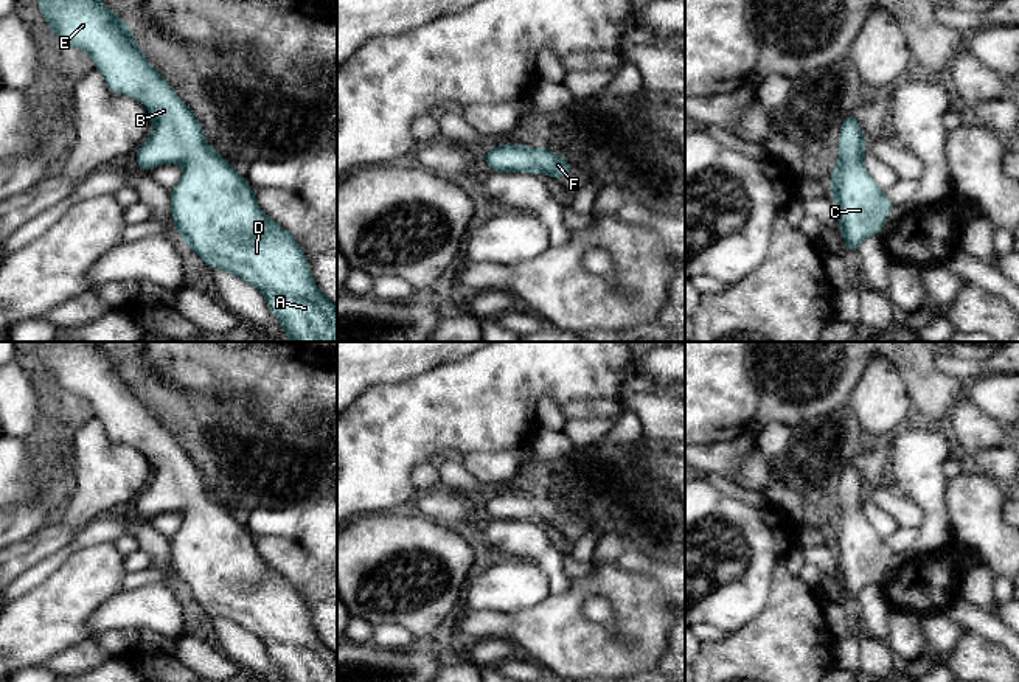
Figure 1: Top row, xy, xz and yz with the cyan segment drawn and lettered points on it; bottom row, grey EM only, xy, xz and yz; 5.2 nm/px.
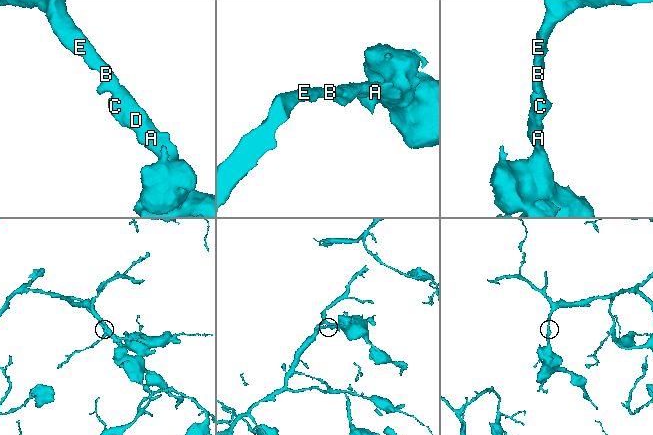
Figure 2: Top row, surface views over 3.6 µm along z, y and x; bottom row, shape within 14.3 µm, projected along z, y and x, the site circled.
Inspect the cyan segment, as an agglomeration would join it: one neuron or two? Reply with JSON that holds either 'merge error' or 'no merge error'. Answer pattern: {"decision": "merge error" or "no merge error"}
{"decision": "no merge error"}

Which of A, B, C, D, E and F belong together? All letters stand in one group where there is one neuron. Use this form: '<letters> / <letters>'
A B C D E F

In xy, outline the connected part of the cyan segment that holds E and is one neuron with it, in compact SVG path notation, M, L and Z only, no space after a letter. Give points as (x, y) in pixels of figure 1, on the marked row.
M37 0L37 6L43 20L65 45L90 54L95 70L104 76L113 93L135 98L149 112L154 124L152 134L135 151L135 165L146 172L166 163L183 166L182 179L171 190L171 217L185 244L200 256L207 267L227 270L258 289L266 298L269 311L281 322L286 339L337 342L337 306L314 283L304 250L286 228L259 208L255 191L244 174L239 174L224 155L207 144L200 121L148 62L129 25L115 16L103 0Z

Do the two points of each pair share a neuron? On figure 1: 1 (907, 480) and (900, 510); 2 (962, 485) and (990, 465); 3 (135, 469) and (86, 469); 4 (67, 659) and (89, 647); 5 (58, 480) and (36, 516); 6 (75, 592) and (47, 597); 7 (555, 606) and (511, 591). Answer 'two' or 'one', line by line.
1: two
2: two
3: one
4: one
5: two
6: one
7: two

